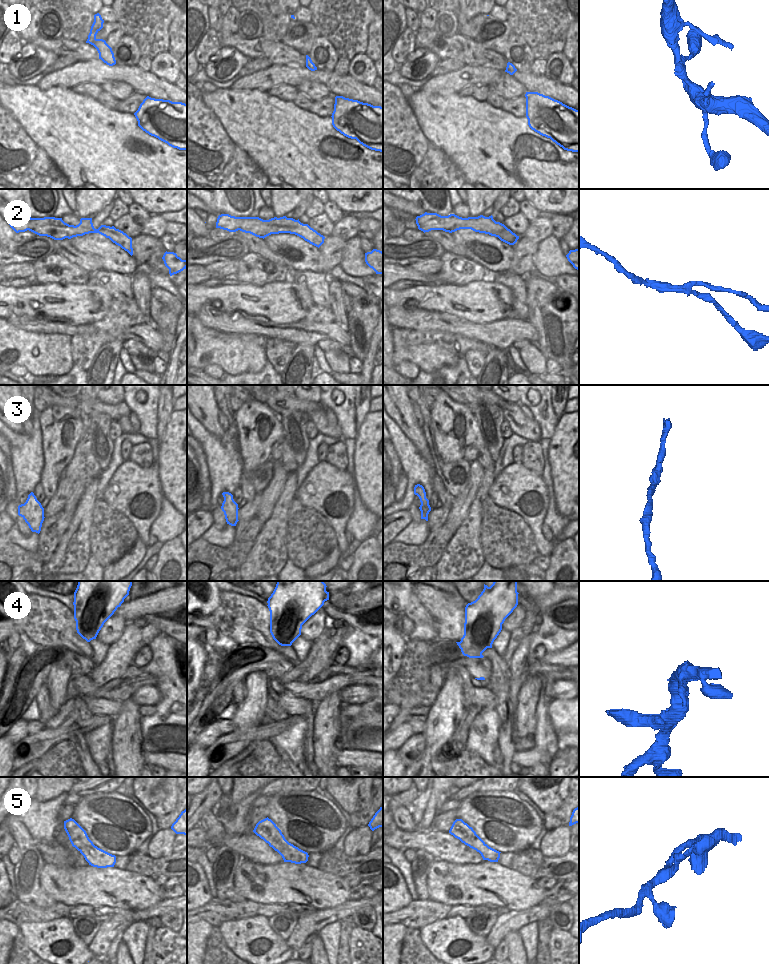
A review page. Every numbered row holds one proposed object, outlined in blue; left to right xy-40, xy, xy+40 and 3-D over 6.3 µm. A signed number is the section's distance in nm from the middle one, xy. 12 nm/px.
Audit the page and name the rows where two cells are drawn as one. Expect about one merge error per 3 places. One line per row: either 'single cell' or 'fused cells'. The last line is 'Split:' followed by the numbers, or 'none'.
1: single cell
2: fused cells
3: single cell
4: single cell
5: single cell
Split: 2

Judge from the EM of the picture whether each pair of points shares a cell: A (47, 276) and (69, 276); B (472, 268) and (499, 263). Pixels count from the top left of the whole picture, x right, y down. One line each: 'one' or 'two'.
A: one
B: two

